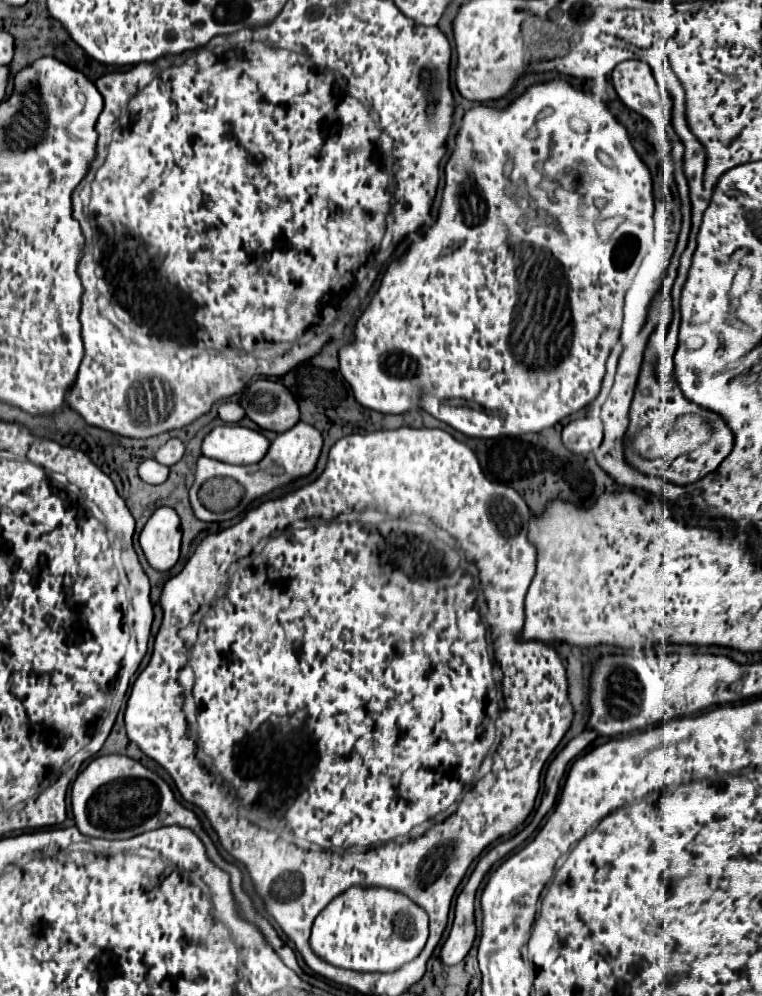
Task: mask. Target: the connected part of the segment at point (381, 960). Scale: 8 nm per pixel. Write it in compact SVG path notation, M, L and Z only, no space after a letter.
M352 886L322 910L312 928L312 950L338 968L394 972L414 960L428 940L428 914L406 894L390 888Z

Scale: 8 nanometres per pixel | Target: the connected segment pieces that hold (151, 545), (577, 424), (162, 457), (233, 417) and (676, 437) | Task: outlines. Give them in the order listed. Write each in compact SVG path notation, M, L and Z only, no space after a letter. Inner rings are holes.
M162 506L158 508L150 520L146 522L140 534L140 546L144 550L146 560L152 568L166 572L170 570L180 556L180 518L174 508Z
M576 418L562 430L562 442L570 452L594 452L604 438L600 418Z
M178 438L168 440L168 442L156 452L156 460L158 460L160 464L166 464L166 466L174 466L182 456L184 456L184 442L180 442Z
M224 402L220 408L218 408L218 416L228 422L228 424L234 424L234 422L240 422L244 418L244 410L240 404L236 402Z
M656 364L646 368L648 374L640 374L636 394L630 406L630 426L626 432L626 446L638 452L642 460L634 460L634 468L642 474L662 476L672 484L686 486L706 474L714 472L722 460L732 452L734 434L724 418L684 398L682 390L676 388L676 398L664 398L664 390L656 376ZM678 426L680 430L674 430Z

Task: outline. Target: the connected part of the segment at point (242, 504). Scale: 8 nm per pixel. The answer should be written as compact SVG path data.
M298 422L294 428L276 436L266 458L262 458L258 464L232 466L232 464L202 456L198 460L196 478L190 490L190 502L192 502L194 514L204 522L224 522L224 520L236 518L238 514L246 512L250 502L254 502L256 498L270 494L272 490L282 488L286 484L292 484L298 478L310 476L322 452L322 444L324 444L322 434L314 426Z

